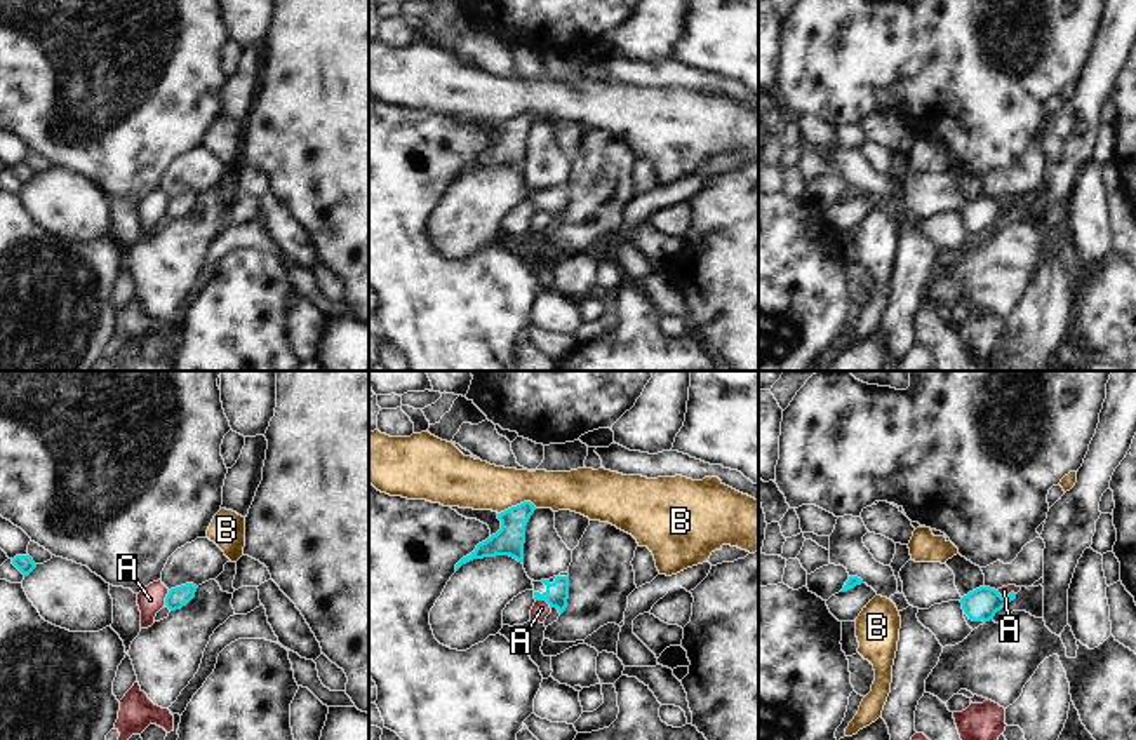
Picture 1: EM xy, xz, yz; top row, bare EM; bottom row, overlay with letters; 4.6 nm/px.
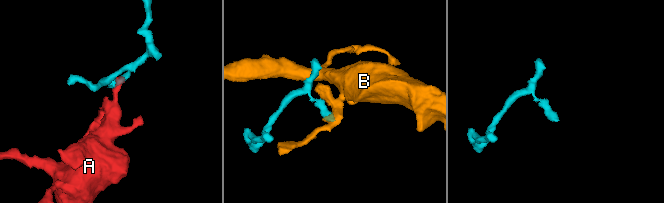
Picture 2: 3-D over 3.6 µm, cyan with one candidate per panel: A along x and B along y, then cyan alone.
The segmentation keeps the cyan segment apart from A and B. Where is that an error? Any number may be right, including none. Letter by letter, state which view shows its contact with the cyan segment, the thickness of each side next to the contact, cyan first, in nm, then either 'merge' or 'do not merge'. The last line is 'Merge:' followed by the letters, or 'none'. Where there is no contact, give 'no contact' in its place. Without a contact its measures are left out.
A: contact in xz; calibres 110 and 80 nm; do not merge
B: contact in xz; calibres 140 and 240 nm; do not merge
Merge: none

